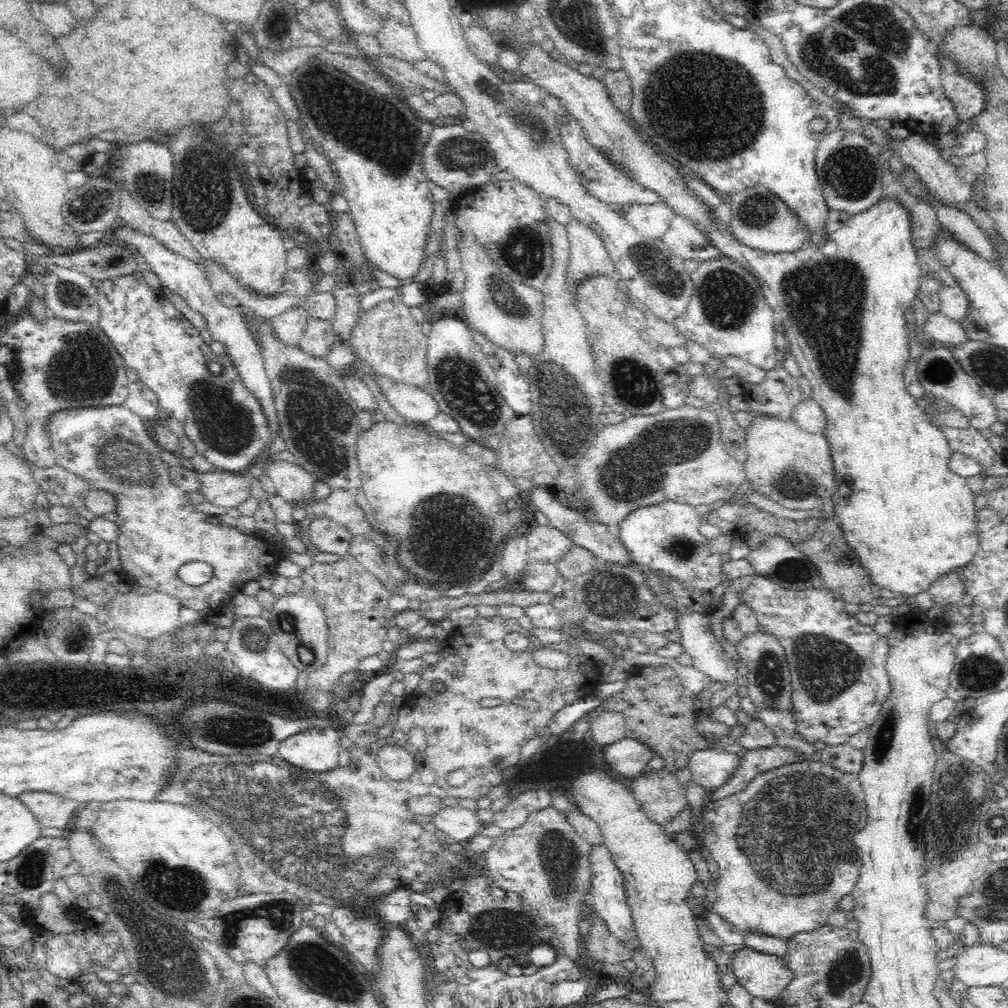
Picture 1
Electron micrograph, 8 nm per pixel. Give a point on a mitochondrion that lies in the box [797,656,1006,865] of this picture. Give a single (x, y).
(962, 779)

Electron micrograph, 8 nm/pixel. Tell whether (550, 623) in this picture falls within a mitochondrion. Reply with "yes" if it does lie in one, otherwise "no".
no

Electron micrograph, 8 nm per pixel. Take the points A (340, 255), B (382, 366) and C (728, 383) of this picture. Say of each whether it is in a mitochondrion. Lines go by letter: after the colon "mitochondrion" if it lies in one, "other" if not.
A: other
B: other
C: other

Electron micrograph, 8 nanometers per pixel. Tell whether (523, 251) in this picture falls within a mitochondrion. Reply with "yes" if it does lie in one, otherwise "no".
yes

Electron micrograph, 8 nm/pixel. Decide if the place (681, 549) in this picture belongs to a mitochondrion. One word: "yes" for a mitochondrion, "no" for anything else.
yes

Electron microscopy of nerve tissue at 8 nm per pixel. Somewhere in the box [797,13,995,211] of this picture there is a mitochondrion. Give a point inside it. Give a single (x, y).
(851, 172)

